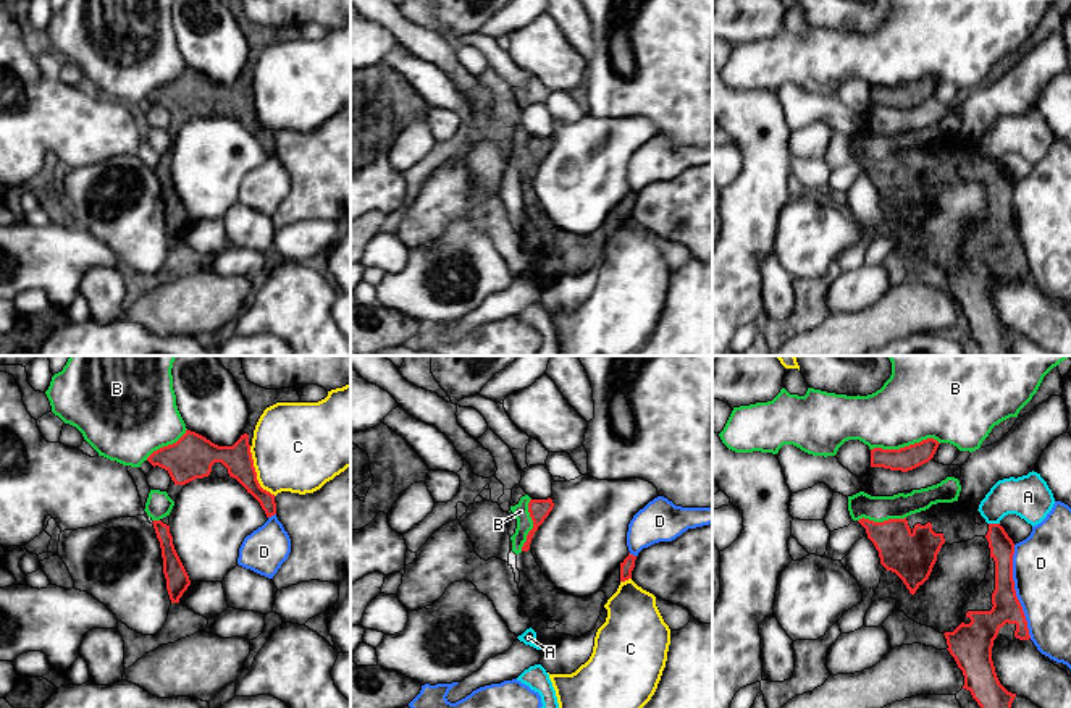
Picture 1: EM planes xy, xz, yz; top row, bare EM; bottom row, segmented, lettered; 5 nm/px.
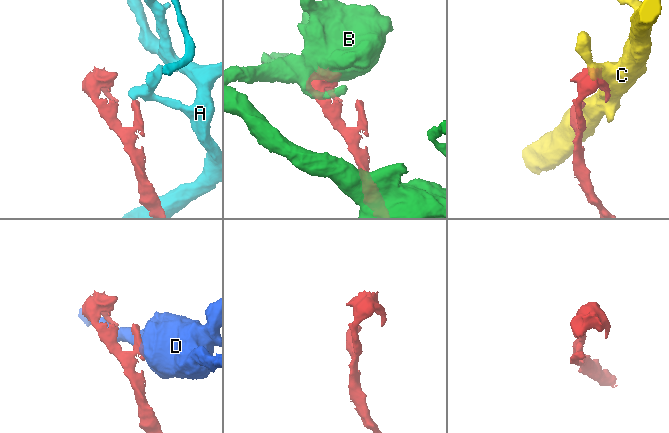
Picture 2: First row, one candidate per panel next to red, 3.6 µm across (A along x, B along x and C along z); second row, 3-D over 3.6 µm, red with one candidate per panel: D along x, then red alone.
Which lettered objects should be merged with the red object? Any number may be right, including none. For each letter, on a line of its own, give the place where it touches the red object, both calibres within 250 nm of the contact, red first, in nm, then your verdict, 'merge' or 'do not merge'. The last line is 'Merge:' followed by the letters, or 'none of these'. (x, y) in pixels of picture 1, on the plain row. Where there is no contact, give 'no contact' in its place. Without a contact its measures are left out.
A: yz (994, 162) | 130/220 nm | do not merge
B: yz (905, 84) | 120/380 nm | do not merge
C: xy (256, 112) | 140/440 nm | do not merge
D: yz (1015, 230) | 150/280 nm | do not merge
Merge: none of these

